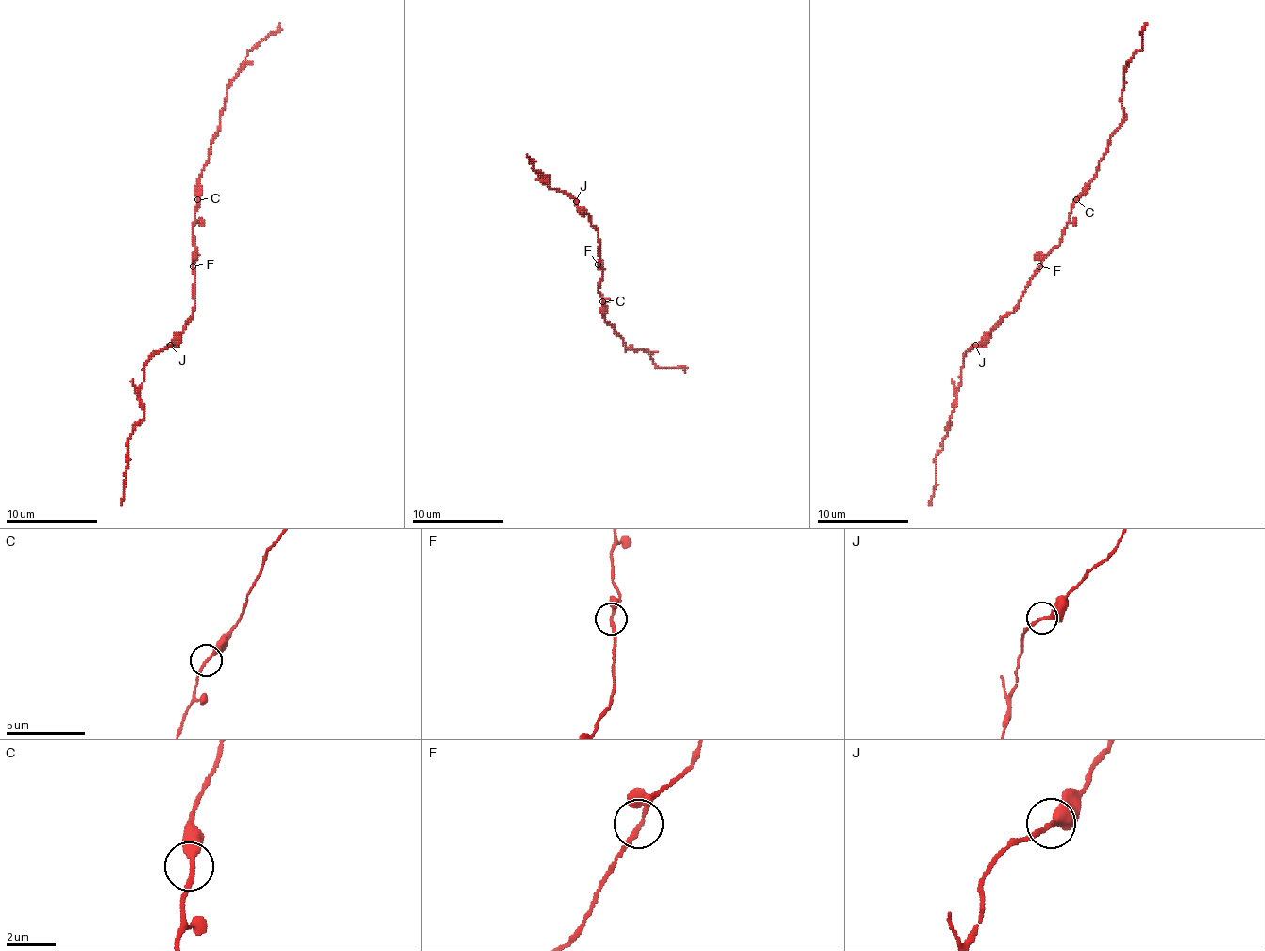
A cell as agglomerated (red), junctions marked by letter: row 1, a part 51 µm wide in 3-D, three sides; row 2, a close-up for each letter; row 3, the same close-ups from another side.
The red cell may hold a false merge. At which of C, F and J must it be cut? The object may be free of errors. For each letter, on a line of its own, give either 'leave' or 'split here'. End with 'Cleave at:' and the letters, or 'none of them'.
C: leave
F: leave
J: leave
Cleave at: none of them

